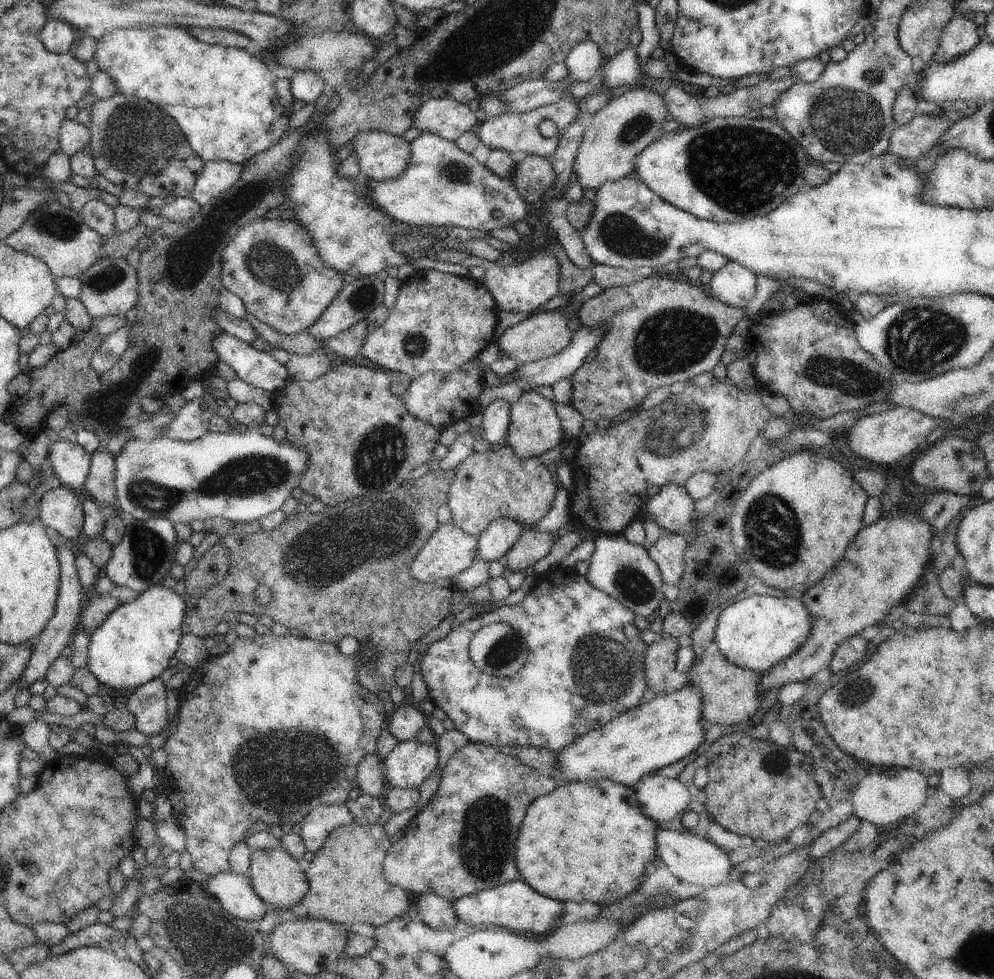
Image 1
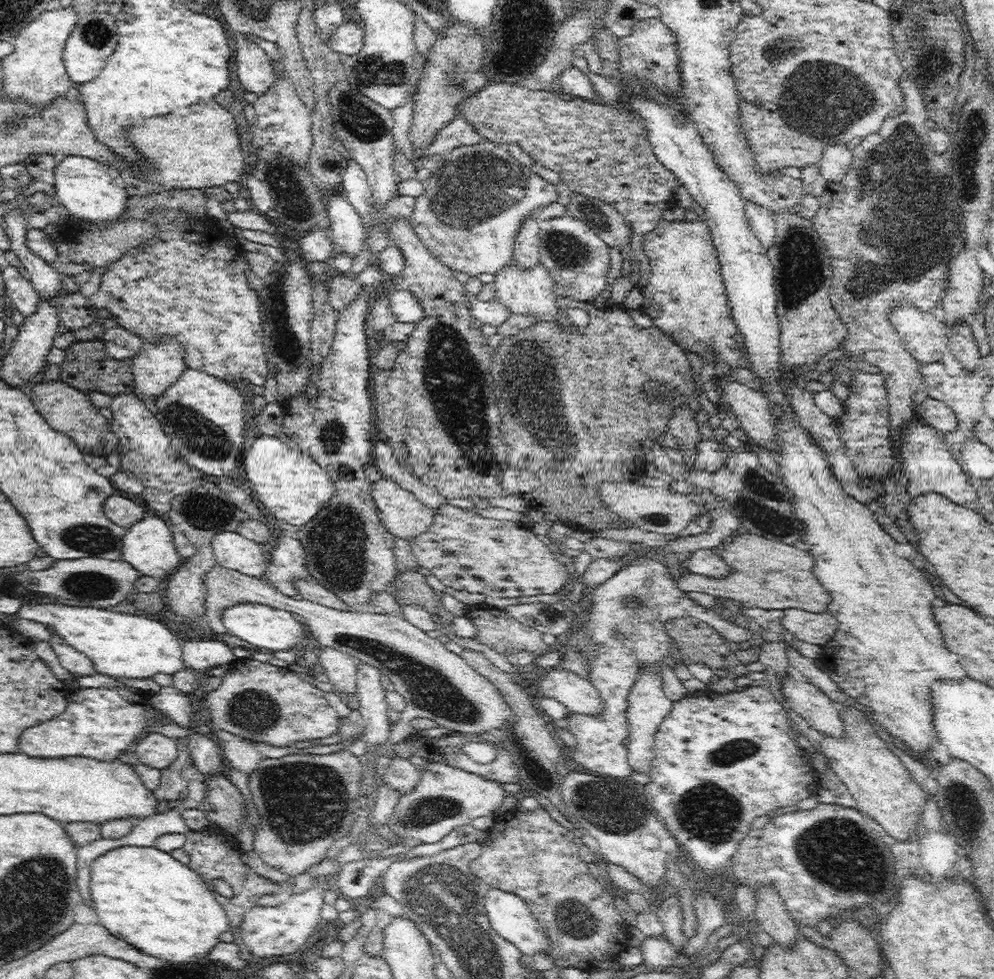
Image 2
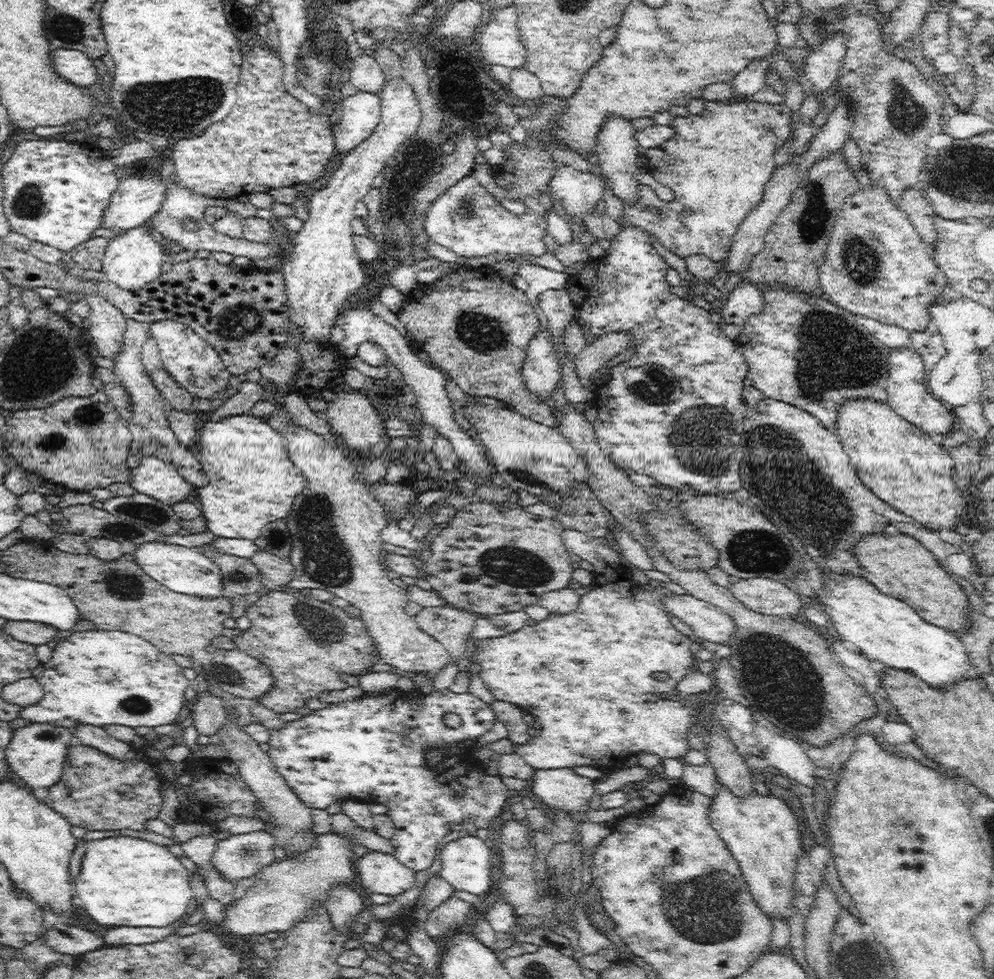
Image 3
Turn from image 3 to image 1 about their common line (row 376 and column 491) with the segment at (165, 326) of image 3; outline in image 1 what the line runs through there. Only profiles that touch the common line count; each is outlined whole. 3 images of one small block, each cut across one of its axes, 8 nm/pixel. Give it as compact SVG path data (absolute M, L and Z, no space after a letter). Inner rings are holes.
M423 133L410 143L410 160L407 170L393 179L377 181L363 179L369 185L369 195L396 224L414 224L420 226L462 226L462 228L477 228L478 230L494 230L504 226L514 226L515 222L524 220L527 214L527 204L518 194L511 179L499 179L491 170L477 162L472 154L464 152L455 142L446 140L432 133Z

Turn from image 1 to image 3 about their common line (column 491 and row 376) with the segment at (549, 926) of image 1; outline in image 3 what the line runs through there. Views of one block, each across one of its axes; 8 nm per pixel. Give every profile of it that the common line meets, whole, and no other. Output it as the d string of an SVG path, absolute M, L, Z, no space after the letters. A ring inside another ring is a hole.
M892 348L888 364L889 379L887 380L887 404L892 411L902 416L908 423L914 424L922 432L938 435L952 433L956 417L948 411L944 404L929 392L926 385L926 374L921 356L912 348Z

